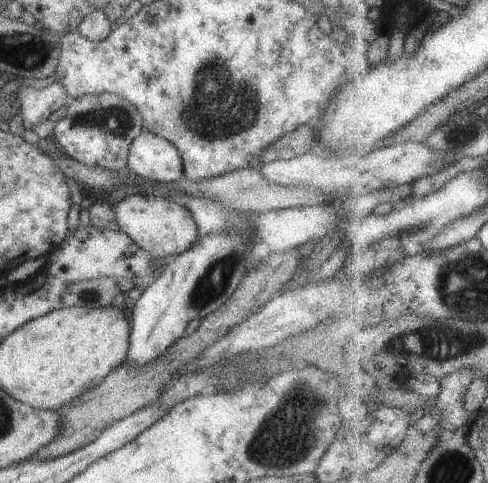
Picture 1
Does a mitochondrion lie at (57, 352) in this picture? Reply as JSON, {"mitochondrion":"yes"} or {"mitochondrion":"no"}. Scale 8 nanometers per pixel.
{"mitochondrion":"no"}

